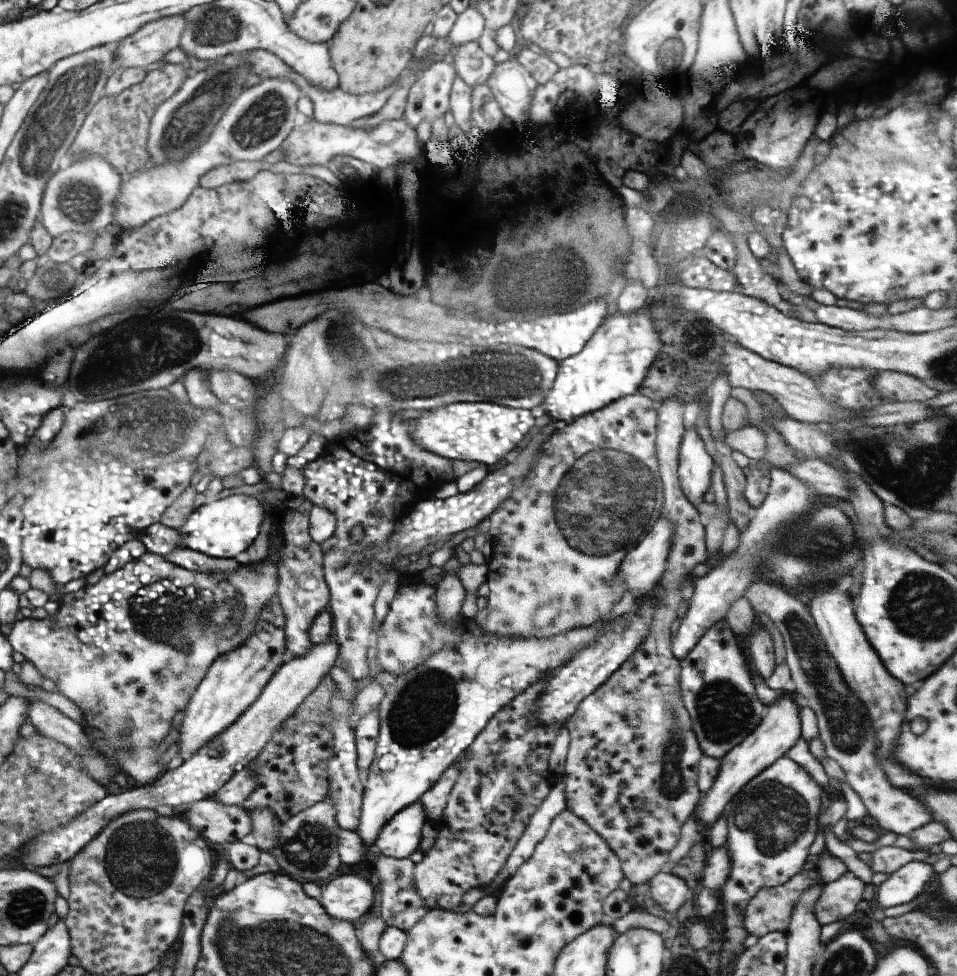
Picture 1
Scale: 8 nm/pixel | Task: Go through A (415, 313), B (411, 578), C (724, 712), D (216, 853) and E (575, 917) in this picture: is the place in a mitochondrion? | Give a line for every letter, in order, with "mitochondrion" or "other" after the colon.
A: other
B: other
C: mitochondrion
D: other
E: other

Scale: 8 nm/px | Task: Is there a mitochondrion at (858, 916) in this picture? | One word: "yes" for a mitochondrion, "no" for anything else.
no

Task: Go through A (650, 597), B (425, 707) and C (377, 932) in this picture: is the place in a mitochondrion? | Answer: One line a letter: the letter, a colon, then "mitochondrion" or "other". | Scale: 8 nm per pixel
A: other
B: mitochondrion
C: other

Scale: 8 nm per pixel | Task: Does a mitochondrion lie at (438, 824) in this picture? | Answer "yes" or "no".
no

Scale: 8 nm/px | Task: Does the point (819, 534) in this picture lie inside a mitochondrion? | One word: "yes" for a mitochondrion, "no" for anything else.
yes

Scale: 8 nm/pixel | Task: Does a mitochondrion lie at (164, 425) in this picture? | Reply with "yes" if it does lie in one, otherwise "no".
yes

